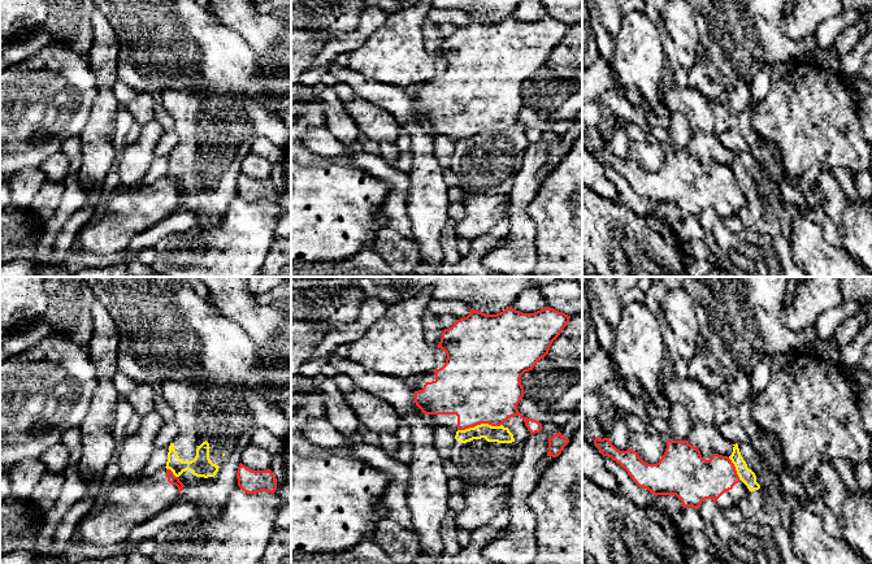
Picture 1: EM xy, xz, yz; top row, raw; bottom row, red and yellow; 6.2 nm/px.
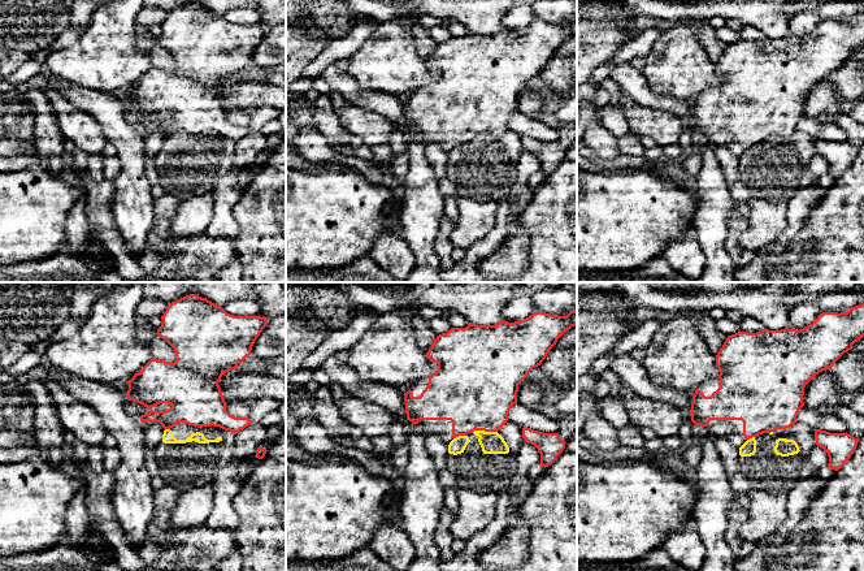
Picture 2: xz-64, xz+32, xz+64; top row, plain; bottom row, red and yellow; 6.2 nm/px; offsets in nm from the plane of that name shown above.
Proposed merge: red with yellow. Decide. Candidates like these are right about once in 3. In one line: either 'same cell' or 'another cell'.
another cell

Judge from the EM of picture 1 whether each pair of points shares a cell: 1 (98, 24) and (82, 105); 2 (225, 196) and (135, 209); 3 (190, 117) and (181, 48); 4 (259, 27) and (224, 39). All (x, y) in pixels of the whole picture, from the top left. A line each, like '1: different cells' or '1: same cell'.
1: different cells
2: different cells
3: different cells
4: different cells

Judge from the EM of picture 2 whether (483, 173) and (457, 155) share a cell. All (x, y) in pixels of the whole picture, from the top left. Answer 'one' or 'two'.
one

